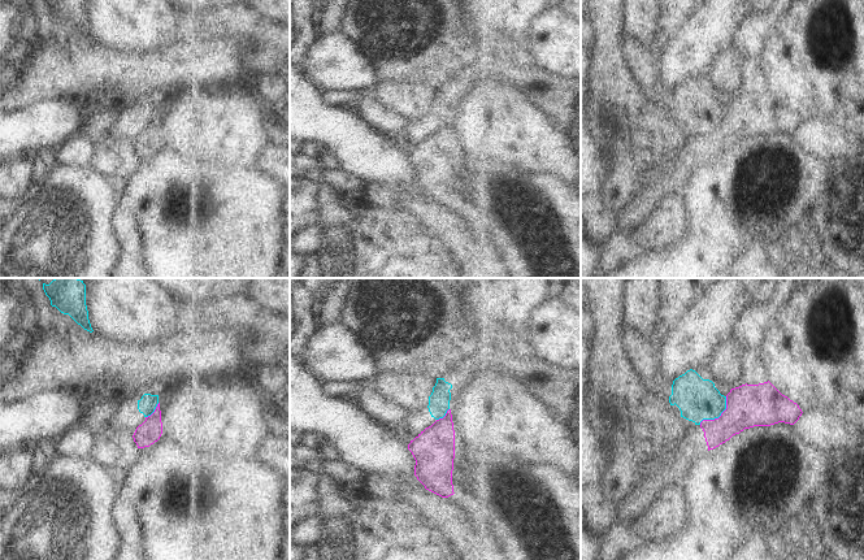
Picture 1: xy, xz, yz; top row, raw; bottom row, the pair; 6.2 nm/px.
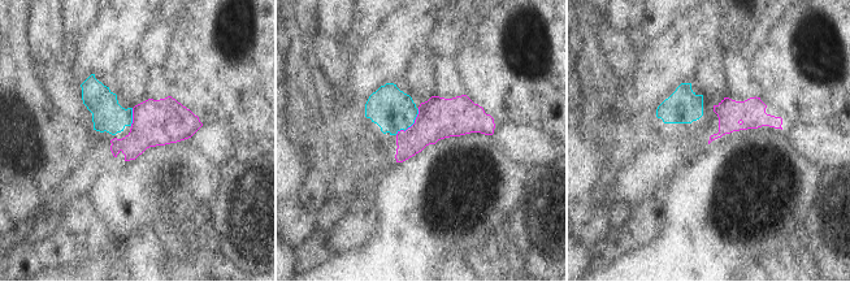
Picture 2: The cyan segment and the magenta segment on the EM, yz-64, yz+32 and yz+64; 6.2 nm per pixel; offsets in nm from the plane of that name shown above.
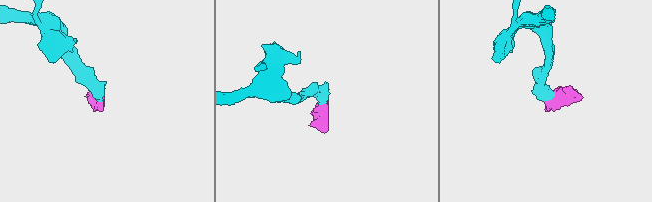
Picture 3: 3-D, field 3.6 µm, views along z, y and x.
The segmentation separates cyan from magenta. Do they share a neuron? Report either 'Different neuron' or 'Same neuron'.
Different neuron.

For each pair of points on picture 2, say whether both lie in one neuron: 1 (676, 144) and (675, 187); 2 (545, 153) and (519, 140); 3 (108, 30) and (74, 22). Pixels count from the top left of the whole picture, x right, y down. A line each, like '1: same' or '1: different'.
1: different
2: same
3: different

